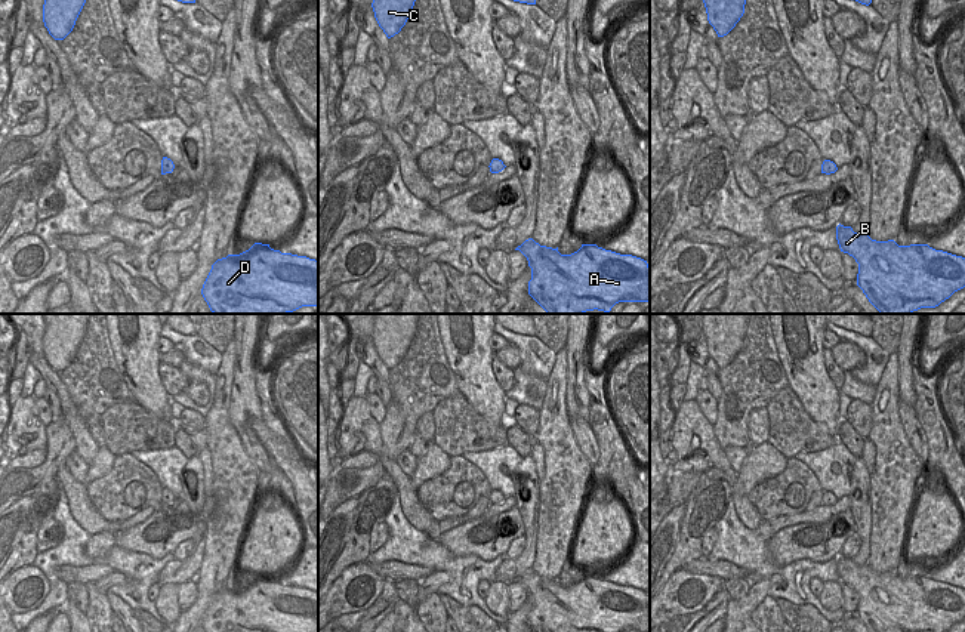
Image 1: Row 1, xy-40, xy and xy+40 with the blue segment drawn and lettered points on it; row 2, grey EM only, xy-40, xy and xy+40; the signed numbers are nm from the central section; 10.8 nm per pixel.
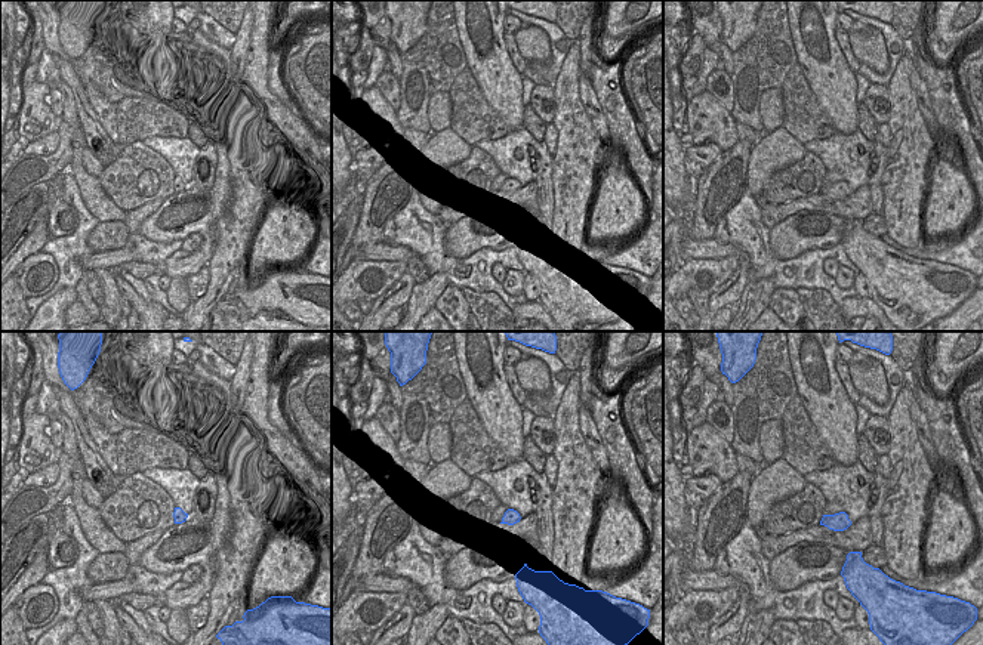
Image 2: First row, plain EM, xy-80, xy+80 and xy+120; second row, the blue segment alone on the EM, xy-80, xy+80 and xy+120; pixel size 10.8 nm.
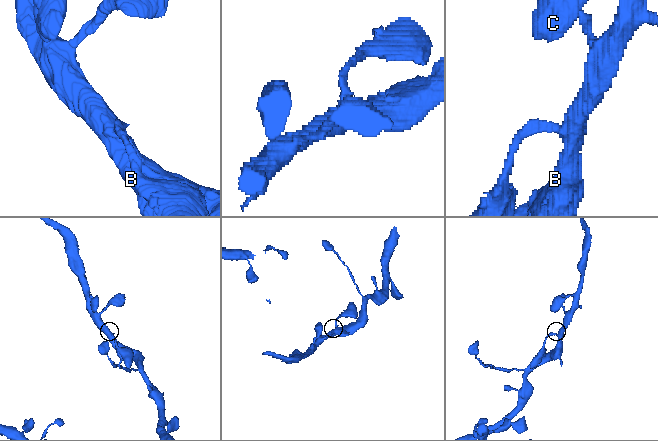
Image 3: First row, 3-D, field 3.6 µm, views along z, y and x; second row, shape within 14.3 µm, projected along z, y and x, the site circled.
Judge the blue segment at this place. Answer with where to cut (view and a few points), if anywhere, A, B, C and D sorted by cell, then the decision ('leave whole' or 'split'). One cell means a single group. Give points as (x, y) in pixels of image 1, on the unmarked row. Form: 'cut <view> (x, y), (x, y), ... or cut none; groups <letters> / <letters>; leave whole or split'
cut none; groups A B C D; leave whole

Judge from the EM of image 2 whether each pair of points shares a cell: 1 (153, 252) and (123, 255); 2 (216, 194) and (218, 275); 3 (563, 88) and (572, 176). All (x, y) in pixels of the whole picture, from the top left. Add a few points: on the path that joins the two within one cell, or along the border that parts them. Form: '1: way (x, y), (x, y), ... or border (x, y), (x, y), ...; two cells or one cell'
1: border (123, 247), (135, 259); two cells
2: border (230, 188), (230, 200), (215, 224); two cells
3: way (569, 110), (572, 154); one cell

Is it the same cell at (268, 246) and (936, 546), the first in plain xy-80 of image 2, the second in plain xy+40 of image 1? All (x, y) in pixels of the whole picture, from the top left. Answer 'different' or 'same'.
same

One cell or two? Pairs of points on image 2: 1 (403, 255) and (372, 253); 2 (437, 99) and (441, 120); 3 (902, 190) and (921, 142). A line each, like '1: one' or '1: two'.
1: one
2: one
3: one

